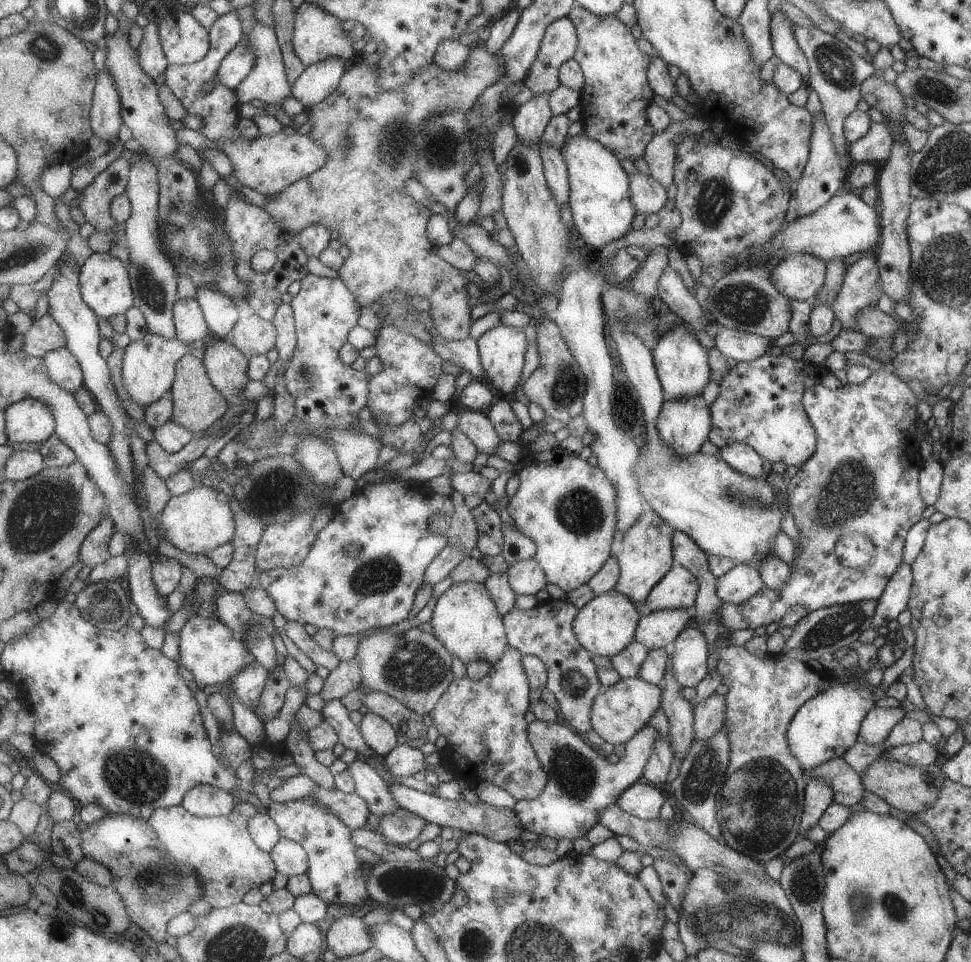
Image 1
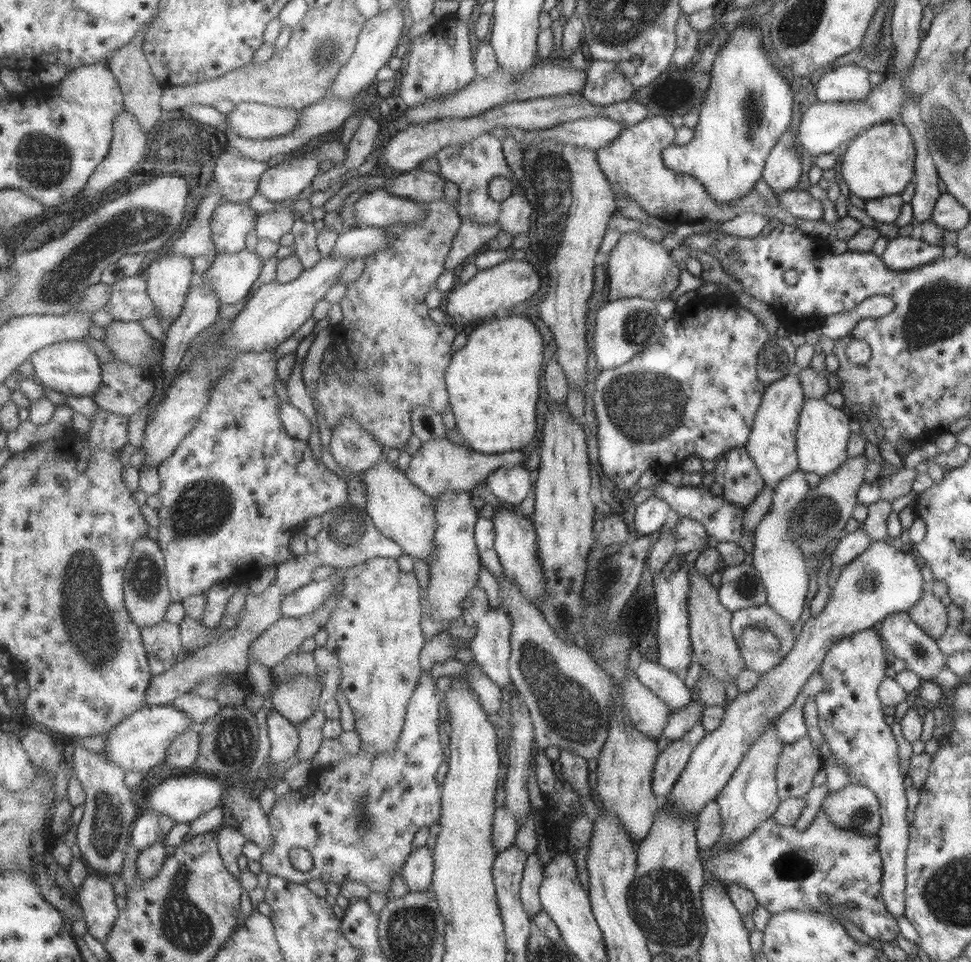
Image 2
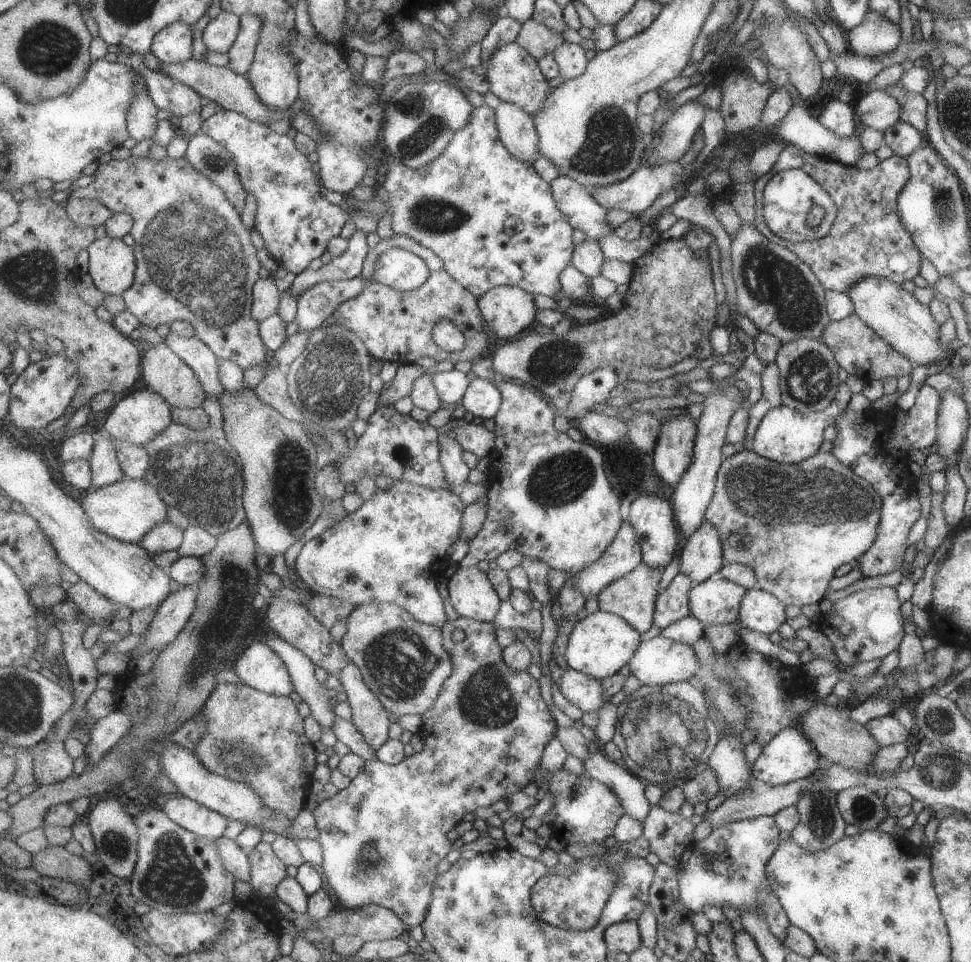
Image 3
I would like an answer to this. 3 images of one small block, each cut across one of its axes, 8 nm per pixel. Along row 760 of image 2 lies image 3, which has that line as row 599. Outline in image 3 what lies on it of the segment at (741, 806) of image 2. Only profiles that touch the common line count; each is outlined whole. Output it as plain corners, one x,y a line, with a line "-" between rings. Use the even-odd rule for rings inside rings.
758,588
750,589
741,600
739,620
750,630
769,636
772,632
778,631
780,625
787,619
785,607
770,592

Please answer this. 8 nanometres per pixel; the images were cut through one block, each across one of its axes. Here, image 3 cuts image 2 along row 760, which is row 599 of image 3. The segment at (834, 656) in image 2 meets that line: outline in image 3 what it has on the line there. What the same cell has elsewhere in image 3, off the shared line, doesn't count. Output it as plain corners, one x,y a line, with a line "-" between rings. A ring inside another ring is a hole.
895,587
865,589
833,602
832,610
829,613
820,612
819,625
833,644
834,652
838,655
841,663
851,667
861,662
882,660
887,654
896,651
904,638
905,622
900,613
901,605
902,602

